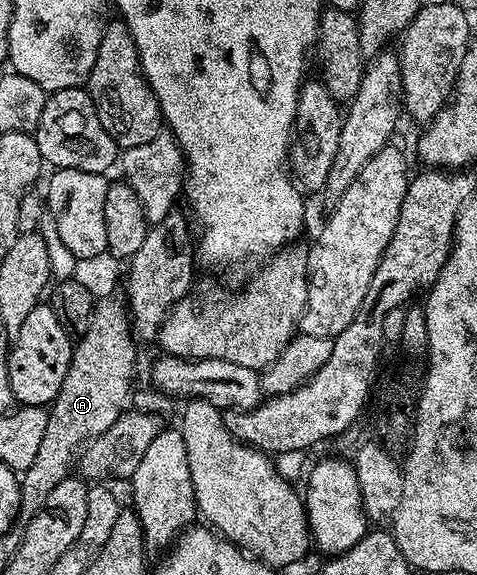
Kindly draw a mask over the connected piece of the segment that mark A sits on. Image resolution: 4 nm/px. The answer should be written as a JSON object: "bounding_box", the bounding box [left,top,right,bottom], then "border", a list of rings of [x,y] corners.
{"bounding_box":[20,296,136,518],"border":[[[108,296],[97,300],[96,309],[92,313],[92,322],[85,333],[79,334],[72,350],[72,362],[66,371],[66,379],[58,391],[56,400],[48,409],[48,422],[46,423],[46,436],[38,447],[38,456],[34,463],[23,470],[20,477],[20,513],[30,518],[44,508],[50,491],[58,483],[62,483],[72,472],[78,461],[78,454],[86,443],[93,441],[102,431],[106,431],[120,418],[121,413],[129,408],[130,398],[133,396],[132,376],[136,373],[136,345],[130,313],[123,300],[116,301],[115,296]]]}

